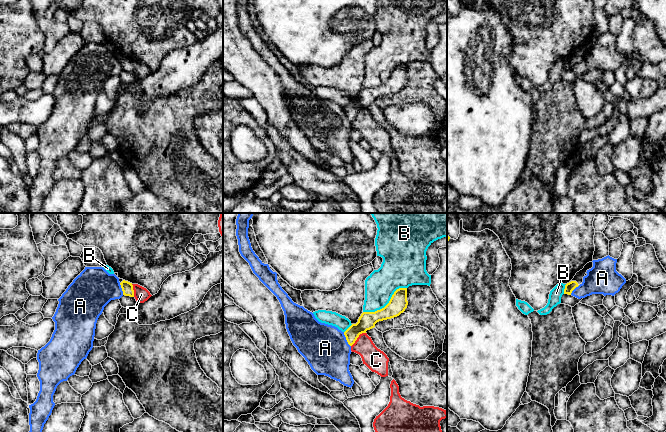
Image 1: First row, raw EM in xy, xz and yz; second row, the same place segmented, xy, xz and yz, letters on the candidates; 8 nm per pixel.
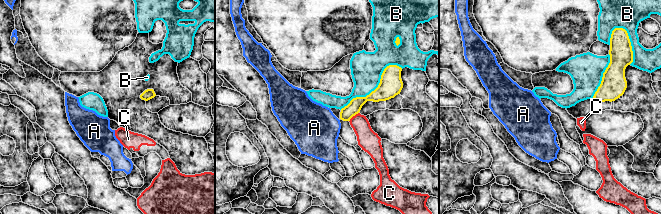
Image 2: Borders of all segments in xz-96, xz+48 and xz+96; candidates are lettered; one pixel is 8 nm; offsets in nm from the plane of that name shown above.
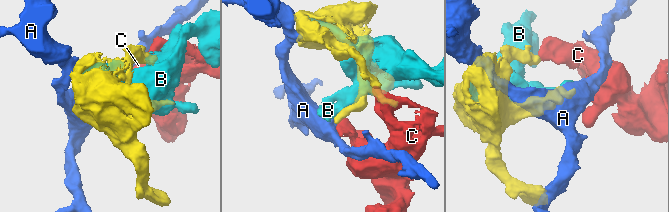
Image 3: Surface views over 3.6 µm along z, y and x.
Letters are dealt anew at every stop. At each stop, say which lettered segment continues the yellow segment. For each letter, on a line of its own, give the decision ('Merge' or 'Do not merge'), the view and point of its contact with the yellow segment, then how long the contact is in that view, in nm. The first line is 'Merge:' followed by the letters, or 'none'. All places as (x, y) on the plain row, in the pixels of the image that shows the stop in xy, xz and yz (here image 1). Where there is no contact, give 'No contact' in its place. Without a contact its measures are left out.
Merge: none
A: Do not merge. Touches yellow at xz (346, 115). Shared border 130 nm
B: Do not merge. Touches yellow at xz (387, 80). Shared border 400 nm
C: Do not merge. Touches yellow at xz (357, 113). Shared border 170 nm

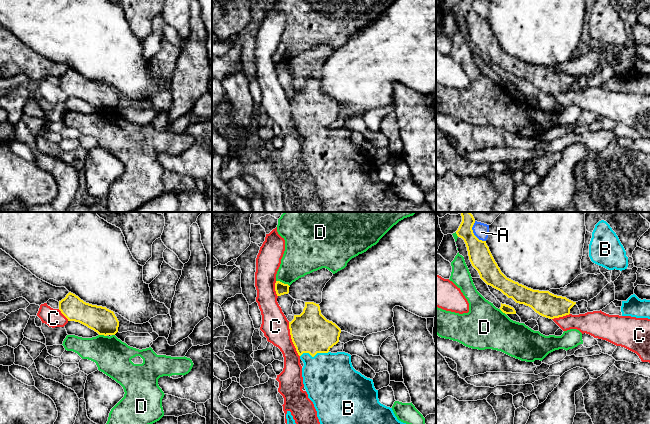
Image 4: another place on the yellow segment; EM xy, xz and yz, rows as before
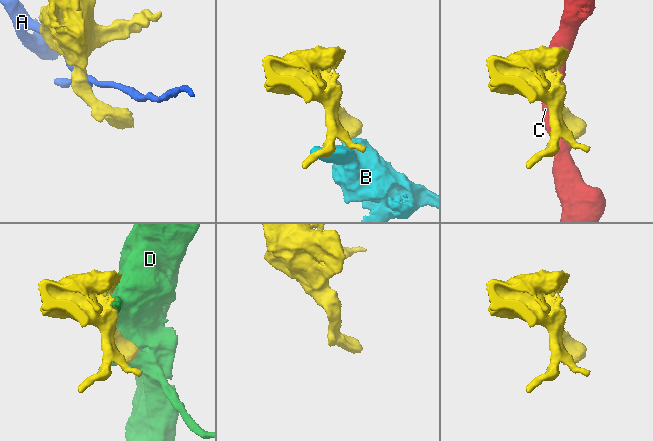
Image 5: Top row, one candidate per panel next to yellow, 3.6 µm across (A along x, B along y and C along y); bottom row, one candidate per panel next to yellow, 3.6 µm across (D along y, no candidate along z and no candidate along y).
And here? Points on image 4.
Merge: B
A: Do not merge. Touches yellow at yz (474, 11). Shared border 170 nm
B: Merge. Touches yellow at xz (314, 131). Shared border 240 nm
C: Do not merge. Touches yellow at xz (291, 114). Shared border 300 nm
D: Do not merge. Touches yellow at xz (283, 59). Shared border 120 nm

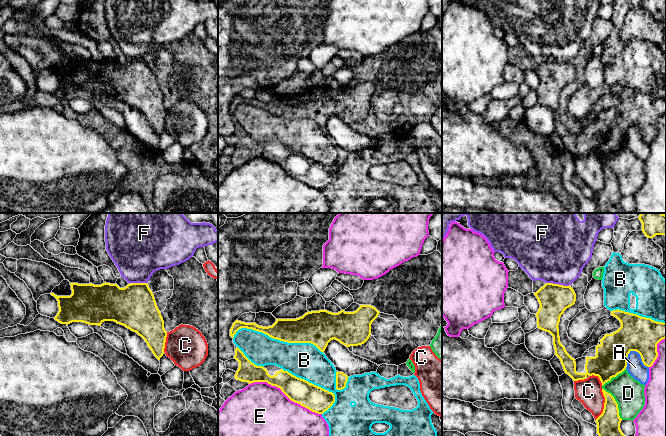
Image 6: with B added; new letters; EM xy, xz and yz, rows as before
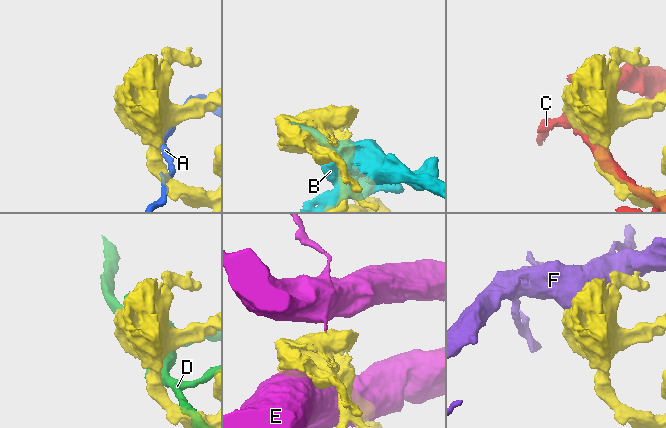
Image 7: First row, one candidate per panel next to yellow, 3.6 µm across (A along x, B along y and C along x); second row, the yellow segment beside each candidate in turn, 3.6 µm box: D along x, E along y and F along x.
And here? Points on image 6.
Merge: none
A: Do not merge. Touches yellow at yz (640, 131). Shared border 200 nm
B: Do not merge. Touches yellow at xz (277, 115). Shared border 750 nm
C: Do not merge. Touches yellow at yz (604, 181). Shared border 260 nm
D: Do not merge. Touches yellow at yz (616, 179). Shared border 300 nm
E: Do not merge. Touches yellow at xz (285, 170). Shared border 650 nm
F: Do not merge. Touches yellow at yz (558, 60). Shared border 190 nm

